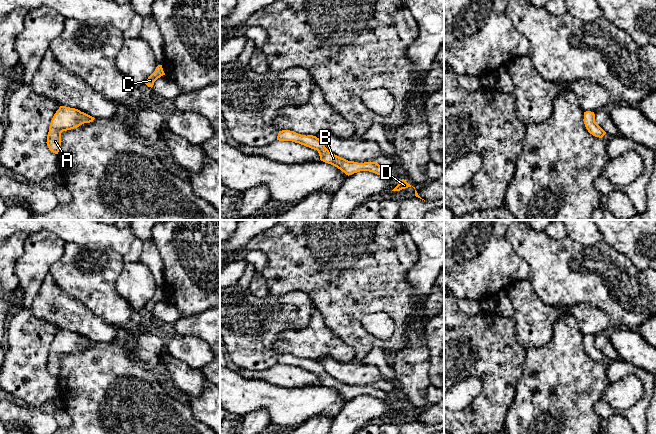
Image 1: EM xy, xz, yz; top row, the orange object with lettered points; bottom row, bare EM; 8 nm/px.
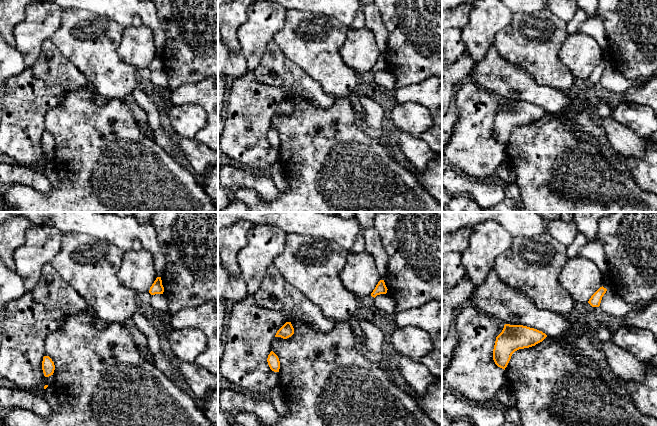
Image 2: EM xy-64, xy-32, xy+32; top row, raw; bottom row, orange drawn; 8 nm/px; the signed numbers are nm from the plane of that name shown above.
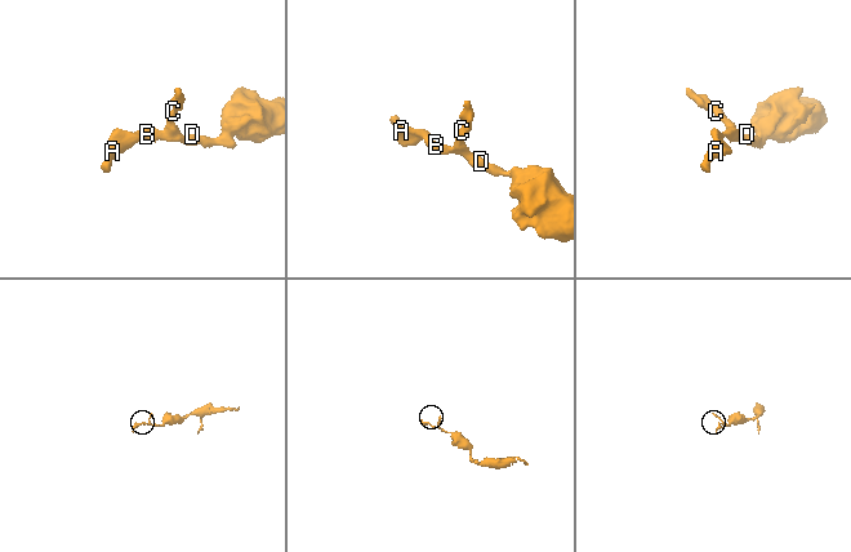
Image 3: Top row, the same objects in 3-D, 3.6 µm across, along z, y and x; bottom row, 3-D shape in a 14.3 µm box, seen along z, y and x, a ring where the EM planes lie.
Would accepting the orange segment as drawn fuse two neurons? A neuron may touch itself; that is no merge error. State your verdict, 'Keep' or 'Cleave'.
Keep

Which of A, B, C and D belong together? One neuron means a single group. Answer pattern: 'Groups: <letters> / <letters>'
Groups: A B C D

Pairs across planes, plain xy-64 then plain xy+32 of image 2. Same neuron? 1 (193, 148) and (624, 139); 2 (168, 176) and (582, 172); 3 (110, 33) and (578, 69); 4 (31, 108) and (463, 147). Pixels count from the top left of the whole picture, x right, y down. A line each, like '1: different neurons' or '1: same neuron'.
1: same neuron
2: same neuron
3: different neurons
4: same neuron

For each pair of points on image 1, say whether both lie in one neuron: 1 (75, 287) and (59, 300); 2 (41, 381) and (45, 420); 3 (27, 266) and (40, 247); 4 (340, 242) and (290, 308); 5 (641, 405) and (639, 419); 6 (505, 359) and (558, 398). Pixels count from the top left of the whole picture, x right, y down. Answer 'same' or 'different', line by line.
1: different
2: different
3: same
4: different
5: same
6: different

